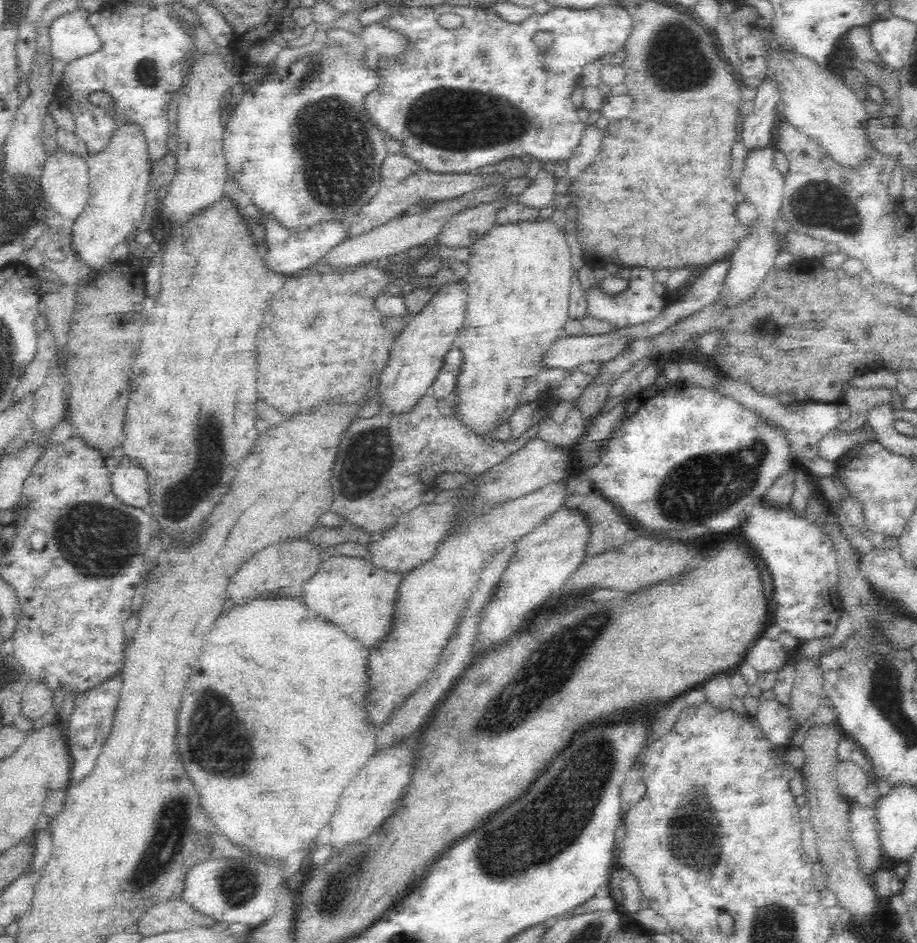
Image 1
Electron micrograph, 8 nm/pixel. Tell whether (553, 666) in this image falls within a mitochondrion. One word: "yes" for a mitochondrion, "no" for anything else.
yes

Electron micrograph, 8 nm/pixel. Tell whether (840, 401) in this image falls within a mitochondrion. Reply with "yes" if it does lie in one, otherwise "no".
no

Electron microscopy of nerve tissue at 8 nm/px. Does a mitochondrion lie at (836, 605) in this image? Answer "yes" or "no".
no

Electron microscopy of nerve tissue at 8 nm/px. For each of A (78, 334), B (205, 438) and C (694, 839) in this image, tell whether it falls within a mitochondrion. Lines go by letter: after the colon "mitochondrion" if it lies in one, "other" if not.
A: other
B: mitochondrion
C: mitochondrion

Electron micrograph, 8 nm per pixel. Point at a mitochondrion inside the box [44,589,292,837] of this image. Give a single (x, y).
(230, 760)

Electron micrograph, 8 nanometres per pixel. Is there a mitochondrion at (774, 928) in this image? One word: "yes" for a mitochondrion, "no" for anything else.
yes

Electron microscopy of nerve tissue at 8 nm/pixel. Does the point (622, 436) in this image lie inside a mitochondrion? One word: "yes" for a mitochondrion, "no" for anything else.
no

